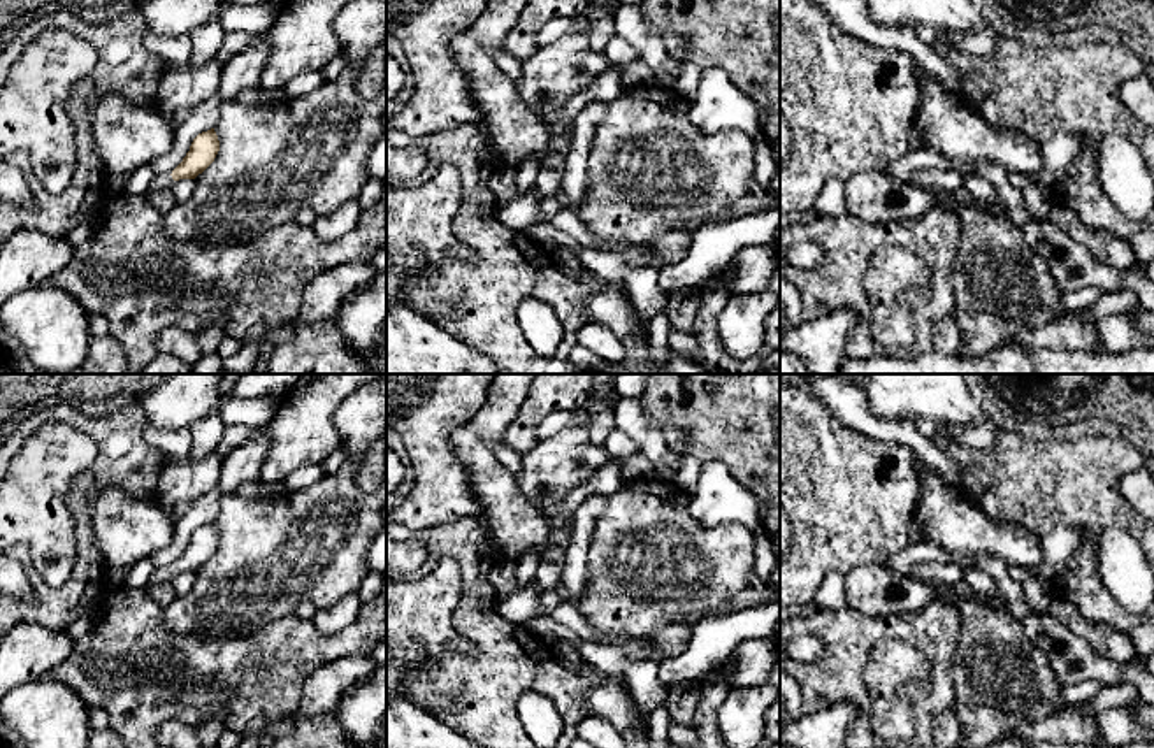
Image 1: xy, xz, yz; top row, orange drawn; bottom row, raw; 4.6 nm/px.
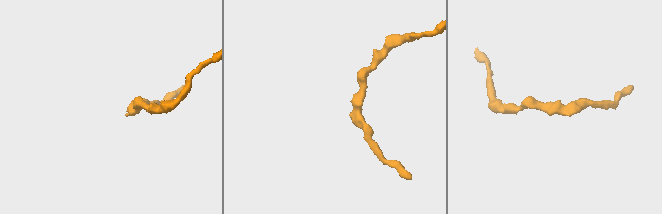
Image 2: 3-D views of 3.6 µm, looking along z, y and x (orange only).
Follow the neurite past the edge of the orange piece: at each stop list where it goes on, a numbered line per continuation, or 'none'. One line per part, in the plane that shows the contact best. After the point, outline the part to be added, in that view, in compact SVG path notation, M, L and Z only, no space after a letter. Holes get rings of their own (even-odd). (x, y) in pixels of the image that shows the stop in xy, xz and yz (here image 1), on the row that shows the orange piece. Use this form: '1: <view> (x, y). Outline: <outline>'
1: xy (160, 179). Outline: M156 174L153 179L153 188L170 188L174 183L172 176Z

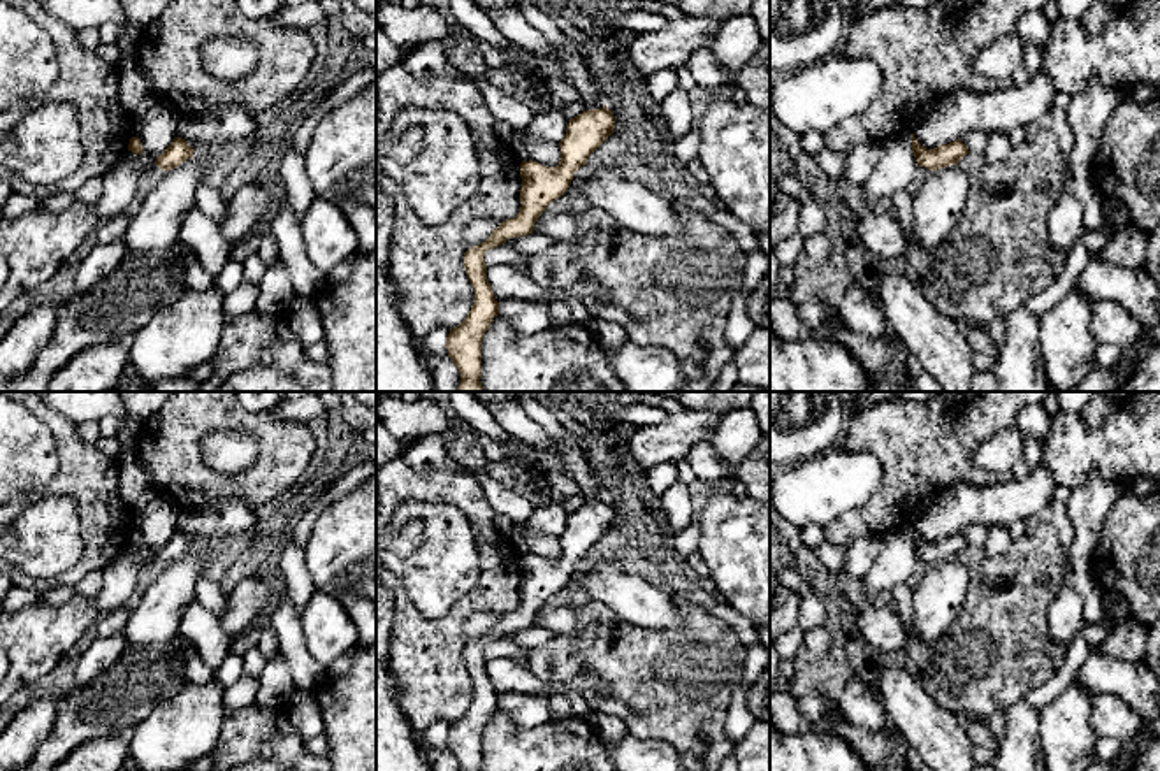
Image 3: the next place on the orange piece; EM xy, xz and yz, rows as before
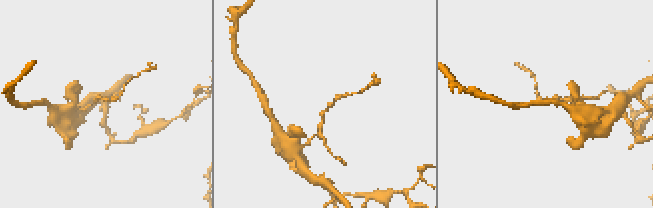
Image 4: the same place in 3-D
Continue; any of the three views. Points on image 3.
none

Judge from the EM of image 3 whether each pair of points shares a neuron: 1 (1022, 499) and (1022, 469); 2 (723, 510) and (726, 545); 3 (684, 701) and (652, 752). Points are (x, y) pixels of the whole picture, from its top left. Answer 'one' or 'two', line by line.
1: two
2: one
3: two

